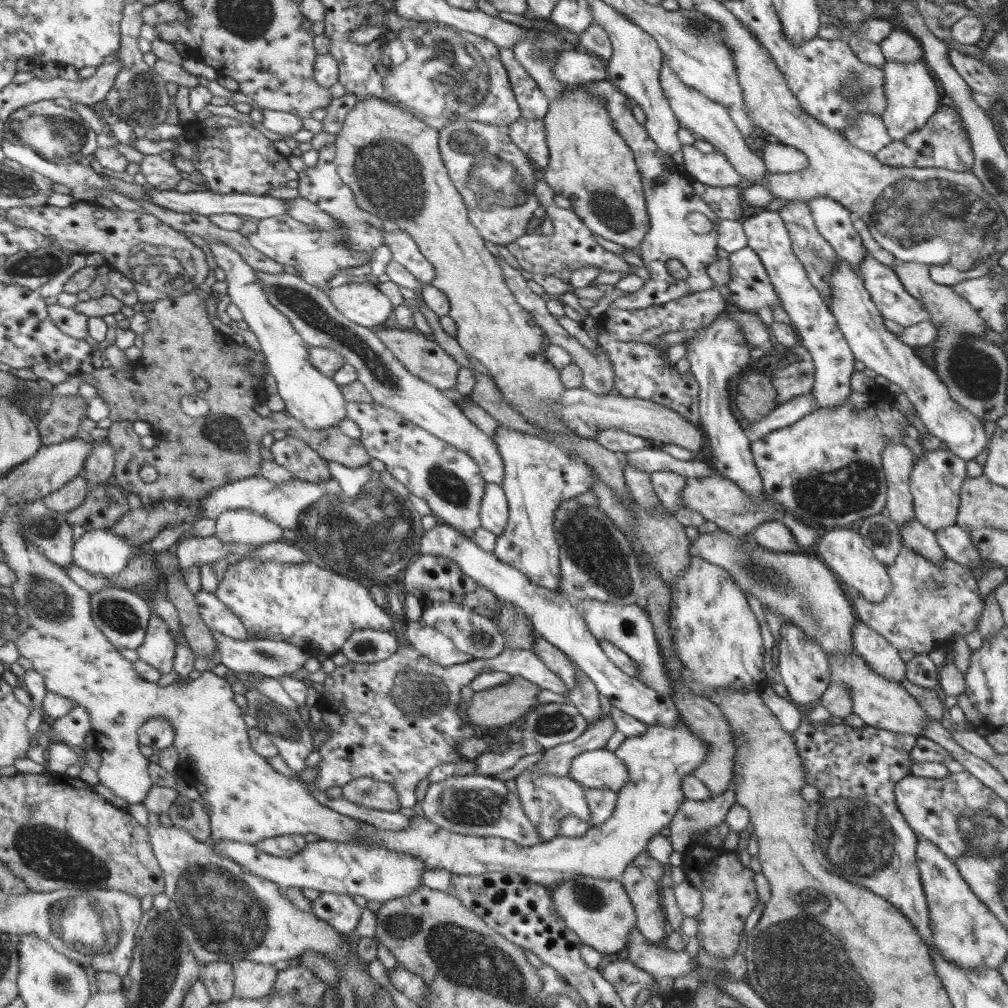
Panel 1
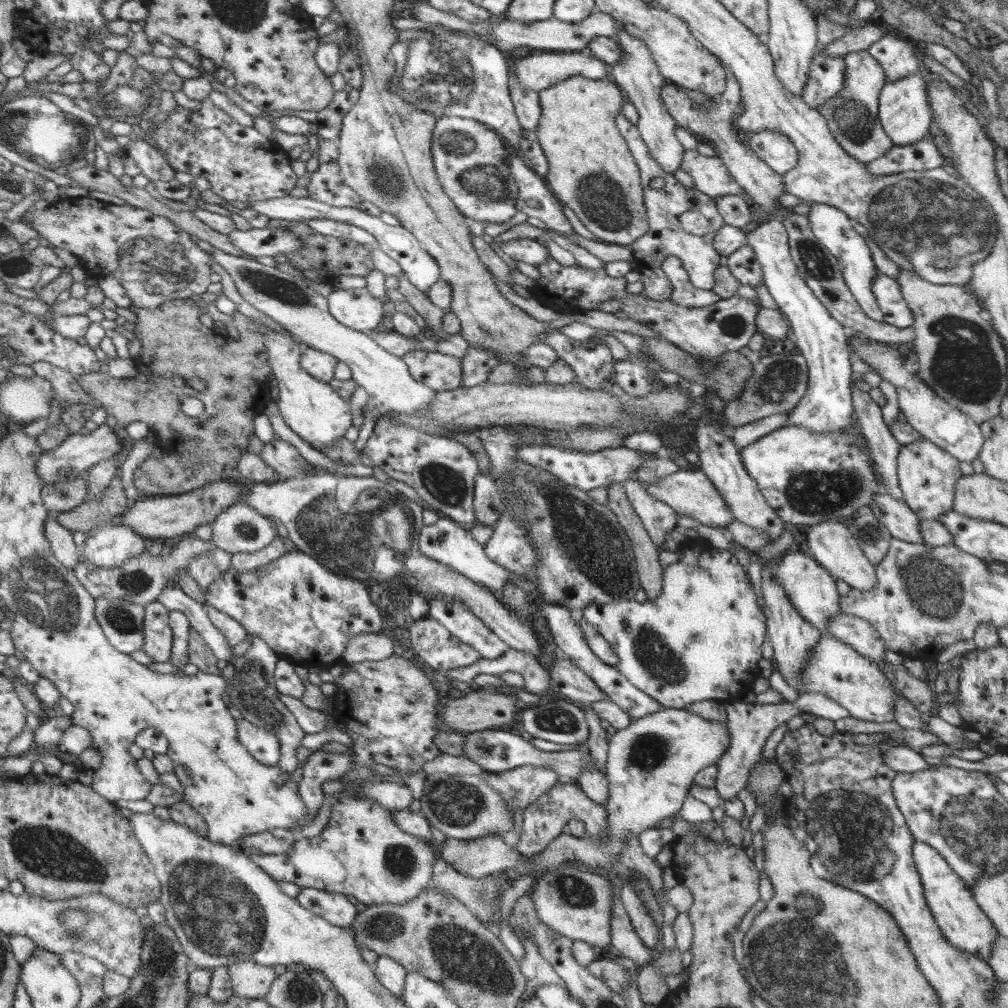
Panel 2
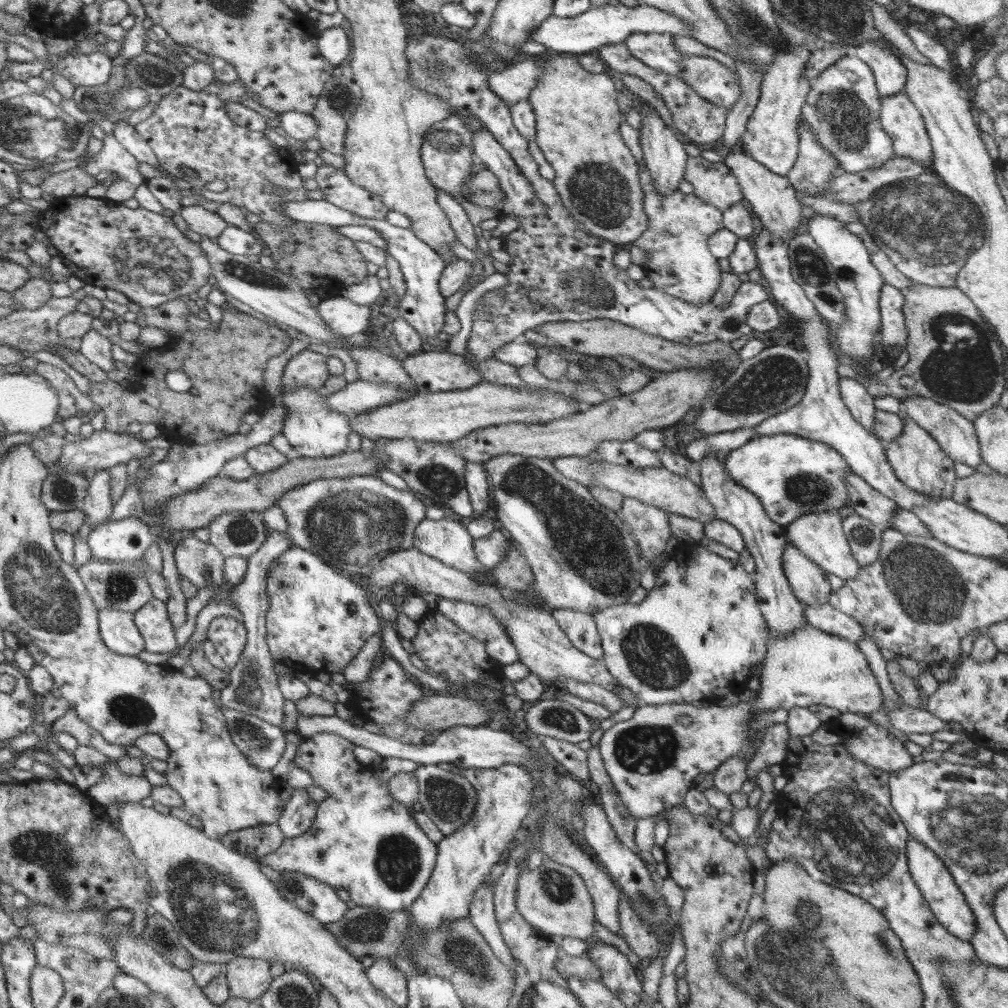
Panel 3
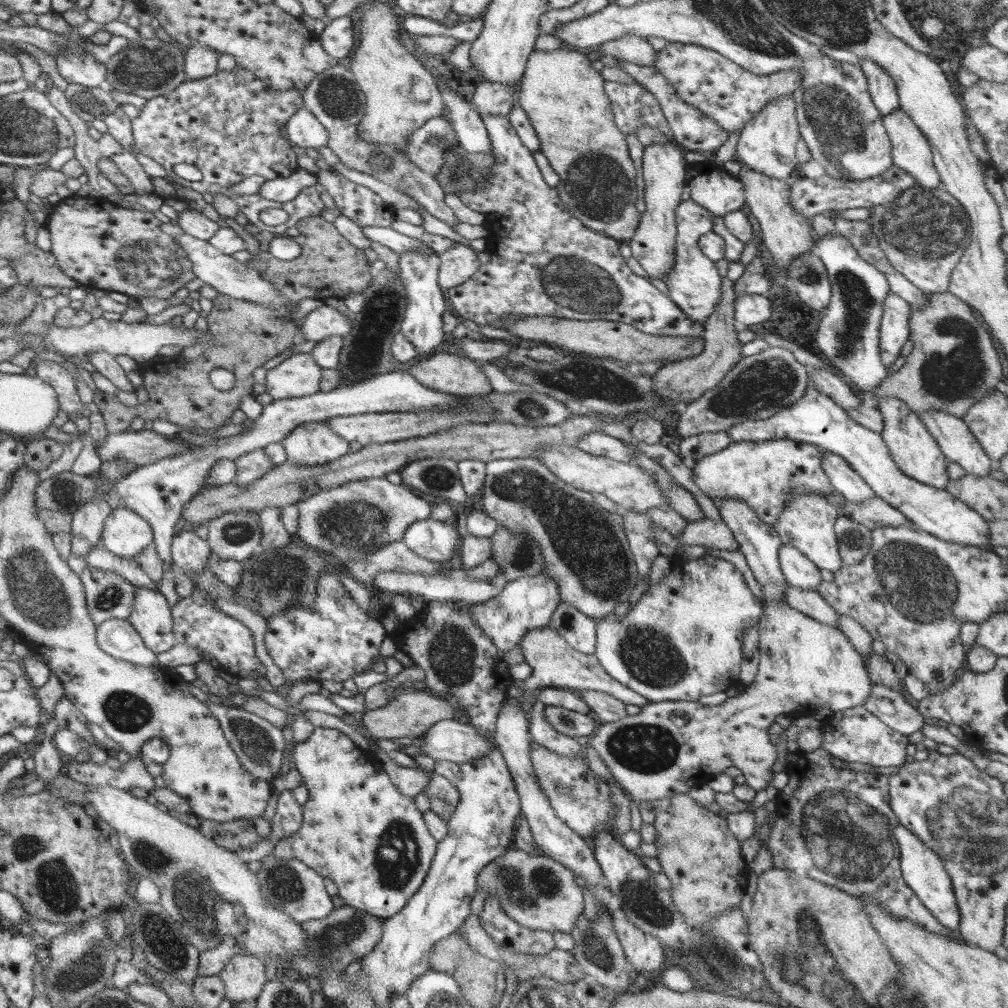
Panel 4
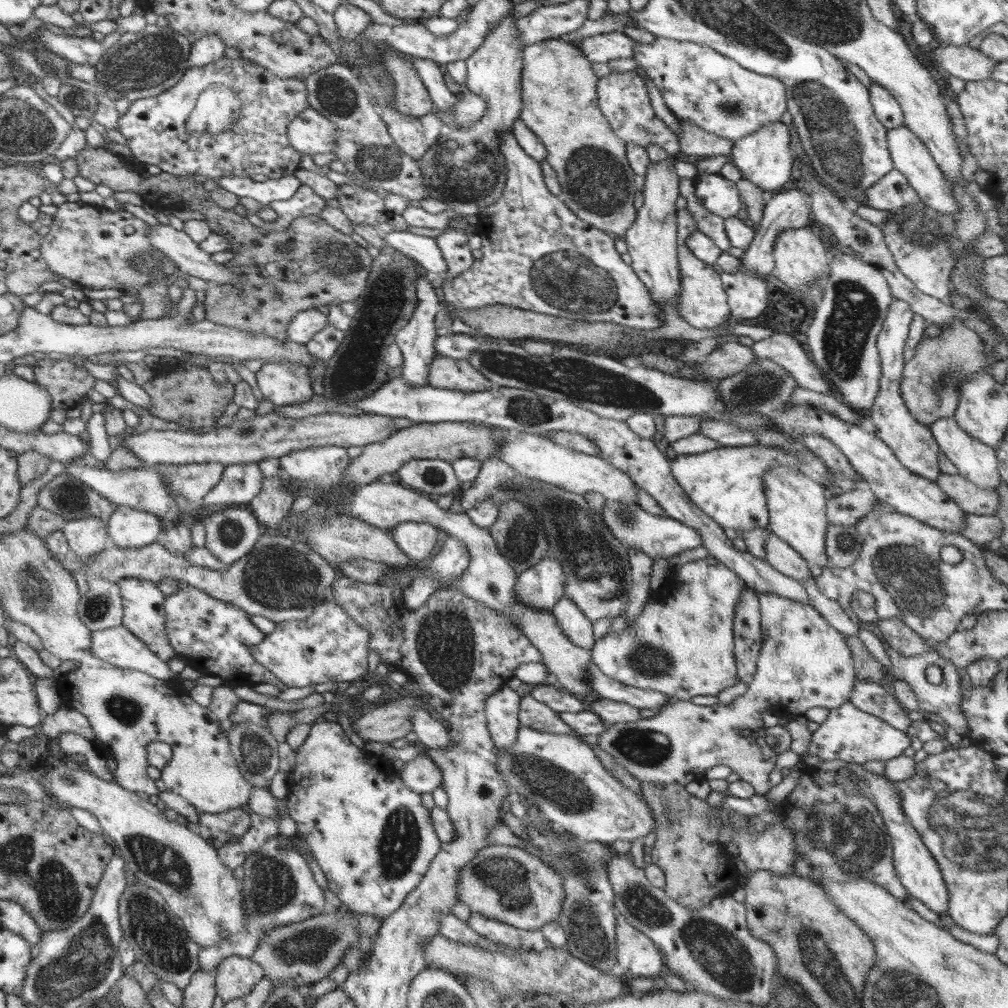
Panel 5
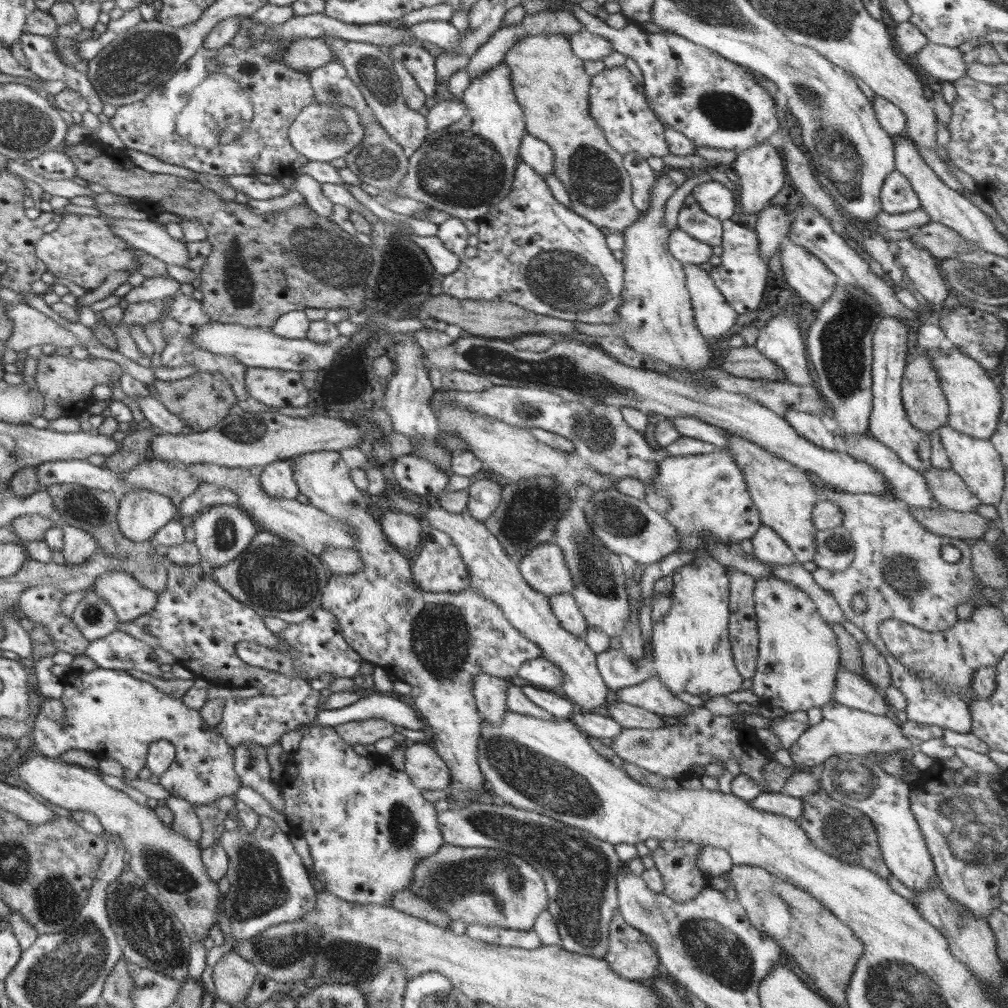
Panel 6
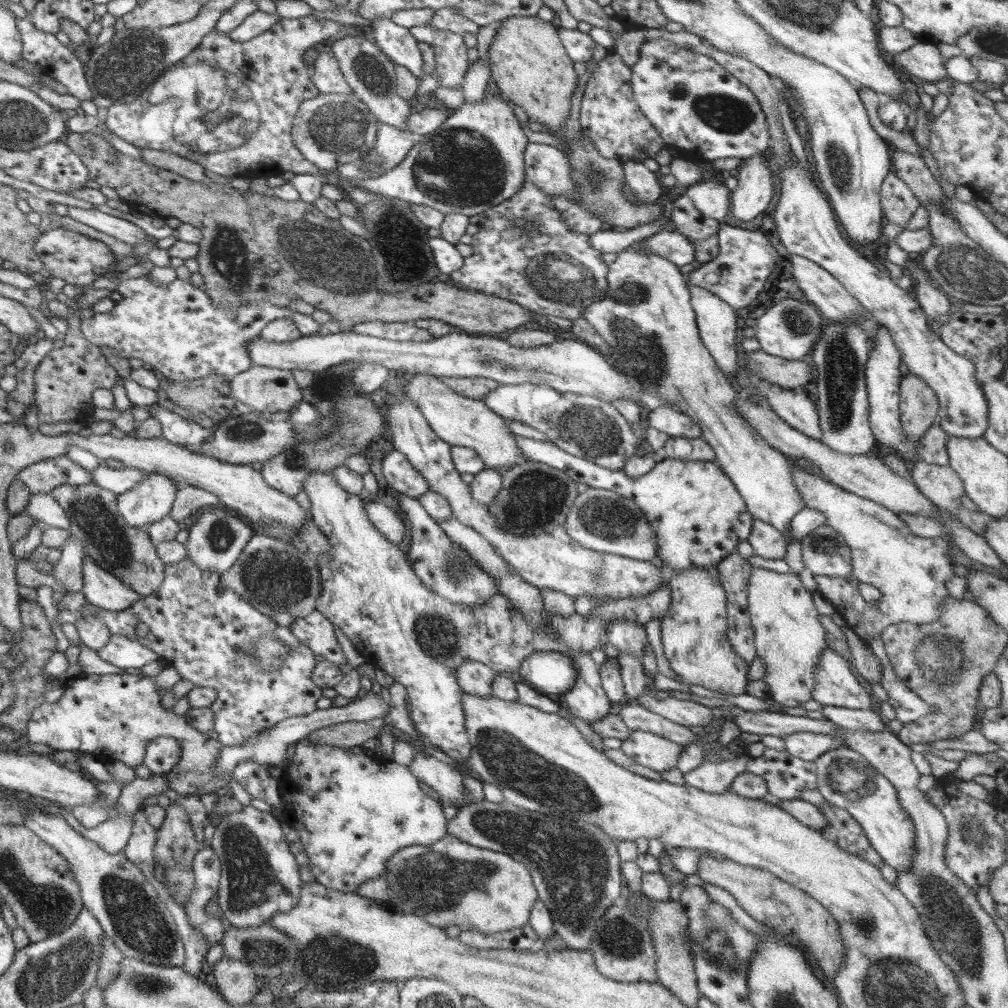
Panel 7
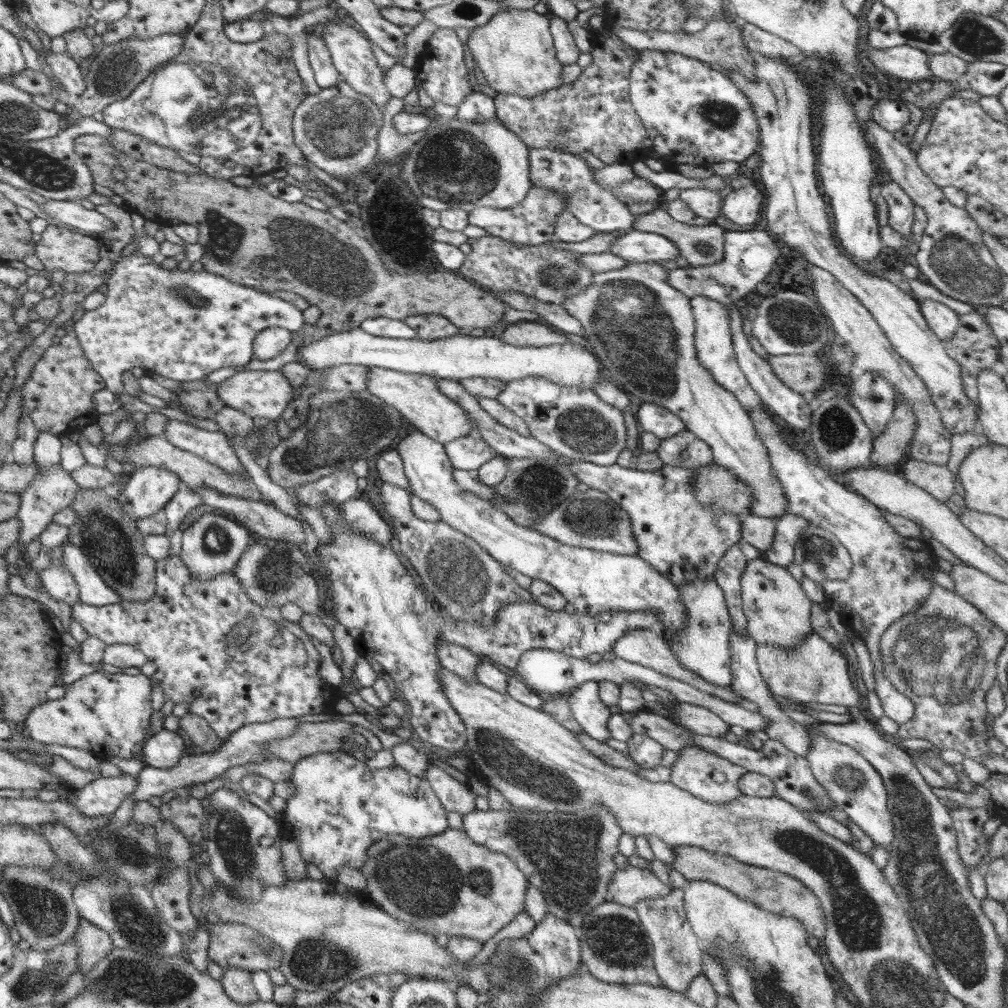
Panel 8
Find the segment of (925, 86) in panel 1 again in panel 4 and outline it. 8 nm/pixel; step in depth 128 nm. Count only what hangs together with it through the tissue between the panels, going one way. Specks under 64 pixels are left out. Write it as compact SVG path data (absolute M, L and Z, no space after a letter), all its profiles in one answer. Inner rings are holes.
M898 107L882 116L882 122L891 140L893 164L914 178L917 186L928 190L940 186L940 175L933 163L933 154L922 131Z

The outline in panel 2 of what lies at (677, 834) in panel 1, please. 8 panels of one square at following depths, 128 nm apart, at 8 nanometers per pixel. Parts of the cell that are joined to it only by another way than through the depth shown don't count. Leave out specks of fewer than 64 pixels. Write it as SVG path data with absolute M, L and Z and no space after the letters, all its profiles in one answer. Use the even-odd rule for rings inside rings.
M812 692L812 694L801 694L798 696L798 700L792 703L779 703L779 704L743 704L741 699L733 699L730 703L725 705L726 718L728 721L725 723L728 727L728 735L730 735L730 744L726 749L726 752L719 758L716 766L718 769L718 776L714 783L714 788L718 792L722 801L734 799L738 793L746 787L747 780L752 770L752 767L761 760L762 748L769 738L769 735L784 723L788 723L792 718L800 713L810 713L812 716L818 716L818 718L824 718L824 720L830 720L830 722L836 722L838 720L850 717L850 713L846 708L839 706L838 702L826 698L824 694L818 694L818 692Z

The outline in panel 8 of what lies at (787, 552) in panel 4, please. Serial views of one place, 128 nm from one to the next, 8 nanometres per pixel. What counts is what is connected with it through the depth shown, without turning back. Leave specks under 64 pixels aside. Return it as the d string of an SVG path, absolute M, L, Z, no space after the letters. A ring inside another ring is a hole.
M742 515L742 540L752 544L760 553L764 554L772 544L775 533L775 520L762 516Z

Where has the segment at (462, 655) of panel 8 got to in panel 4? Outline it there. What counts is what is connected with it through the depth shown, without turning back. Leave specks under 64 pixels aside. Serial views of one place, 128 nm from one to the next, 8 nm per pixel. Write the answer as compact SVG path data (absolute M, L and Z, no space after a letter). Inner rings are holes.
M507 696L502 701L500 708L498 717L496 717L494 742L498 750L502 753L503 759L506 761L511 772L514 788L516 788L516 793L520 800L522 815L528 820L536 845L552 860L568 867L573 874L582 876L586 880L588 890L594 894L596 902L603 904L605 910L608 910L608 903L610 902L610 898L612 898L613 892L610 892L610 889L603 880L599 864L594 858L594 850L586 839L576 834L571 828L568 828L556 816L554 809L550 806L550 802L548 802L548 797L544 794L544 790L540 788L534 765L530 760L531 736L528 732L528 720L522 709L520 709L521 704L518 702L518 698L514 699Z

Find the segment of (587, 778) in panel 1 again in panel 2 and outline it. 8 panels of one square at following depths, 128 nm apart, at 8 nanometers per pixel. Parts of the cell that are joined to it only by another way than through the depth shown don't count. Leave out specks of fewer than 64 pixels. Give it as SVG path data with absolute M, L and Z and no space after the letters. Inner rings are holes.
M487 729L484 731L475 731L468 734L462 734L465 737L464 757L470 757L478 766L490 773L500 773L502 771L515 769L517 766L539 766L552 769L558 776L568 776L572 782L577 782L580 773L583 772L583 766L588 764L592 768L597 768L595 760L589 752L577 750L545 752L534 747L531 742L526 742L521 736L513 732L500 731L499 729Z

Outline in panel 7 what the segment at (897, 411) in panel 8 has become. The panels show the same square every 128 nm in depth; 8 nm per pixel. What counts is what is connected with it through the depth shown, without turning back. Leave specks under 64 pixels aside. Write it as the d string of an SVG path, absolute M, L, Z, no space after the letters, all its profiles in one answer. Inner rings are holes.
M906 372L899 384L900 424L907 439L916 442L937 421L938 397L921 378Z

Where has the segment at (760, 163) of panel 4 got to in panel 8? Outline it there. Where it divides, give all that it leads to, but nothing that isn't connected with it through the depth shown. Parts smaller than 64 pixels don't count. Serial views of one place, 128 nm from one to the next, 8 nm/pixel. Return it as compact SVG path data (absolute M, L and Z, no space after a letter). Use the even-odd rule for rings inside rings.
M744 176L745 186L729 189L723 194L721 212L738 226L748 226L759 220L760 206L765 201L762 190L756 187L750 178Z

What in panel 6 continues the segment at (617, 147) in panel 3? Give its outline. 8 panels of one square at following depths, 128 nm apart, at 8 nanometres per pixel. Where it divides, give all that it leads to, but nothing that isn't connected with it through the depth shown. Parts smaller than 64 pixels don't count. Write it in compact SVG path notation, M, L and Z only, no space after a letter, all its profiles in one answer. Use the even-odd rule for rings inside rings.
M528 34L524 38L519 38L519 41L505 54L506 64L508 65L509 71L511 72L511 83L514 94L516 95L518 104L522 107L525 114L525 132L539 138L550 145L552 152L554 153L554 175L557 176L558 180L562 182L570 196L572 202L571 210L573 213L578 214L582 218L586 218L588 222L594 224L596 227L602 227L612 234L622 234L628 226L638 222L640 218L640 212L634 207L632 203L632 187L630 175L624 169L623 156L616 152L608 144L604 133L600 126L596 124L596 121L592 118L589 111L589 86L591 83L591 76L586 74L583 60L578 58L572 50L570 41L567 36L560 34Z

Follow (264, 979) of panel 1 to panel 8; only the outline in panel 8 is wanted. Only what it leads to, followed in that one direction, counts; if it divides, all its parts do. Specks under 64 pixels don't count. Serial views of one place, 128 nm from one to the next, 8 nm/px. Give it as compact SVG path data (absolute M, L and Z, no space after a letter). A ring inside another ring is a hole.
M236 967L224 970L221 982L224 992L237 1003L248 1004L259 999L250 972Z

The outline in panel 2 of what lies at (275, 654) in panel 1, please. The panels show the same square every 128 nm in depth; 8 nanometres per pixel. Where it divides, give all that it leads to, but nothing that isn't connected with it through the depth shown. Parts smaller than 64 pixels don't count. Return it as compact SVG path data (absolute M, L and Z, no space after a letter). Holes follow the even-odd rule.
M174 581L163 588L163 594L158 600L169 611L180 610L186 615L191 627L200 633L217 661L232 664L230 661L233 648L228 644L226 637L211 623L206 604L200 604L190 598Z

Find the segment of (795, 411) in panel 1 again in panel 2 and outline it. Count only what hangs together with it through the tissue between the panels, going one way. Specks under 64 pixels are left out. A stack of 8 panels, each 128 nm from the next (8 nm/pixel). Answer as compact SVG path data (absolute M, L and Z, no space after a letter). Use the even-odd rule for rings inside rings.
M776 413L754 422L746 423L742 426L734 427L731 440L735 442L738 450L745 448L759 438L770 434L773 430L778 430L787 424L789 413Z

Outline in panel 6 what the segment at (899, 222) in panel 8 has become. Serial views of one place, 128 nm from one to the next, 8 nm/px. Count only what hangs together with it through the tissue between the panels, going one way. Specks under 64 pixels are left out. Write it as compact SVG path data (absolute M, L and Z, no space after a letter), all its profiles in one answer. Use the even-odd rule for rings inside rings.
M894 170L886 176L880 192L880 205L886 214L906 214L920 209L916 192L904 175Z

